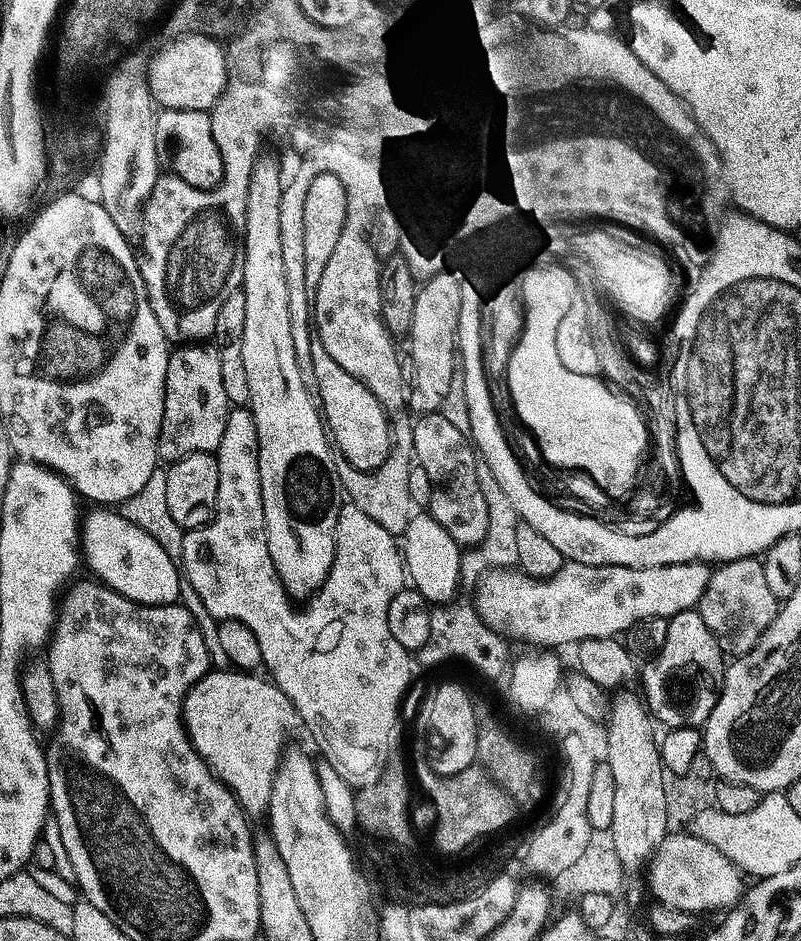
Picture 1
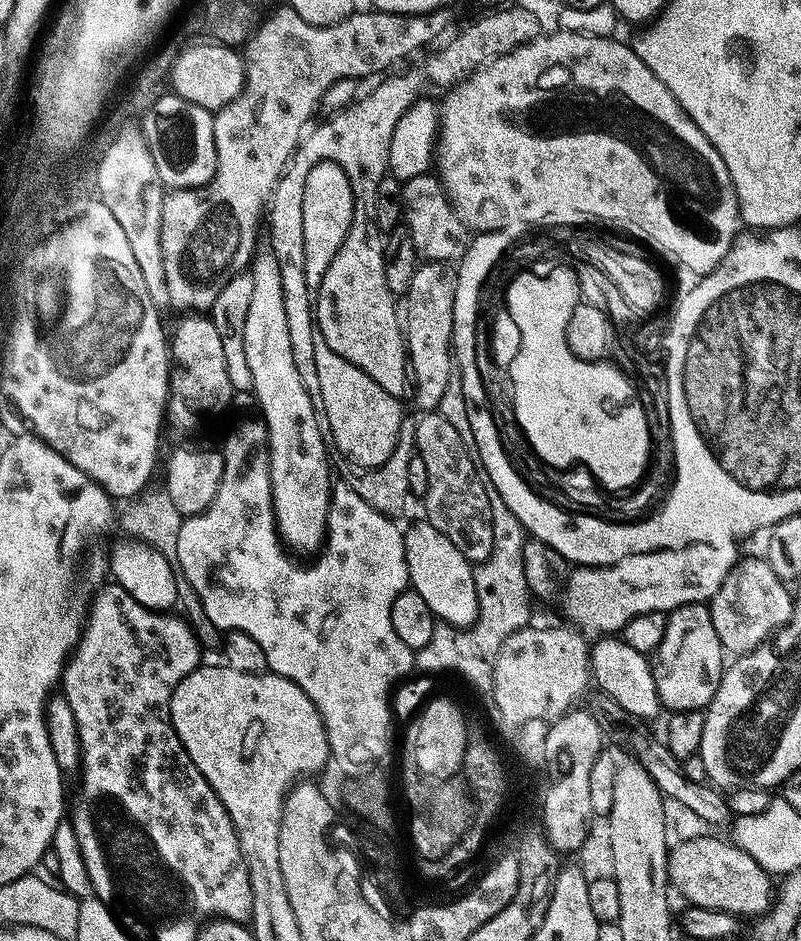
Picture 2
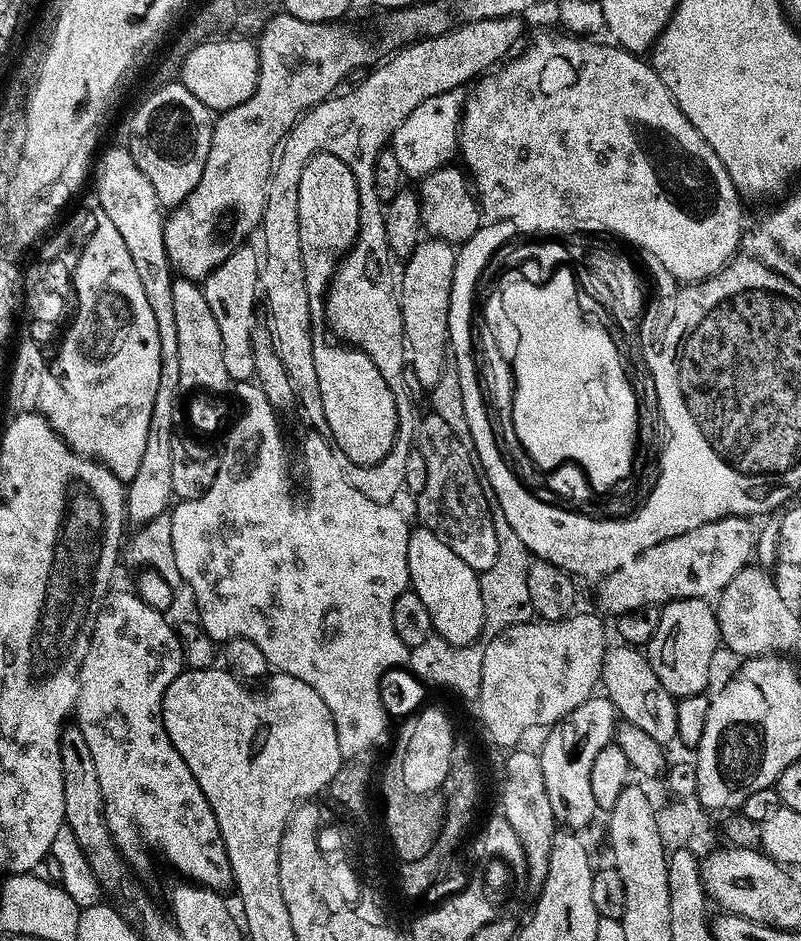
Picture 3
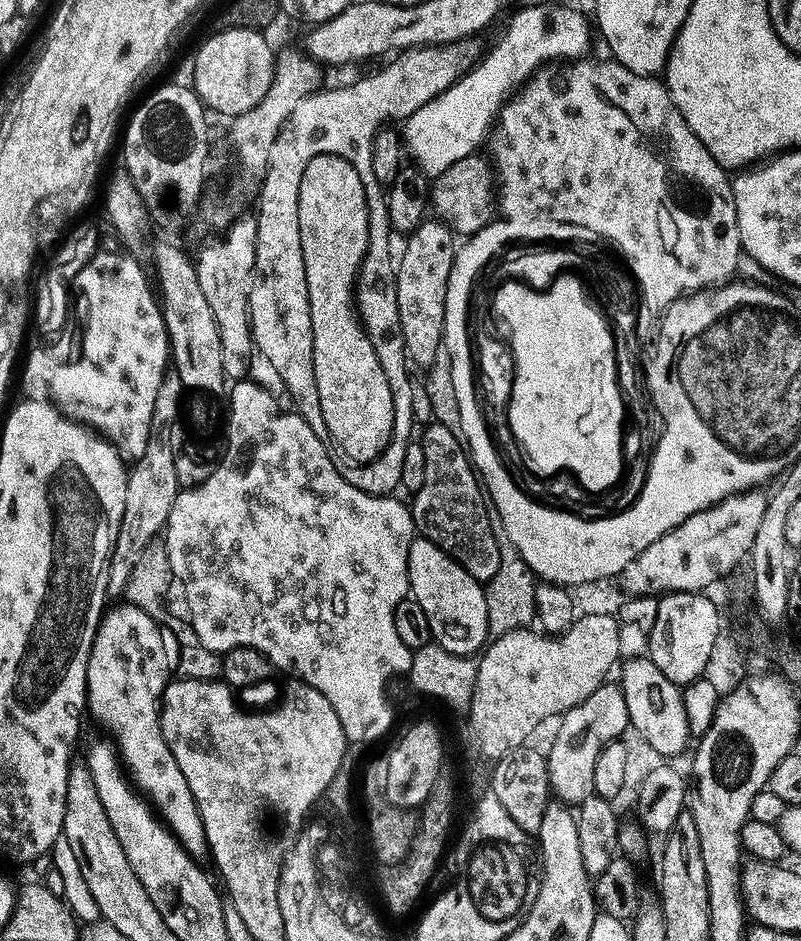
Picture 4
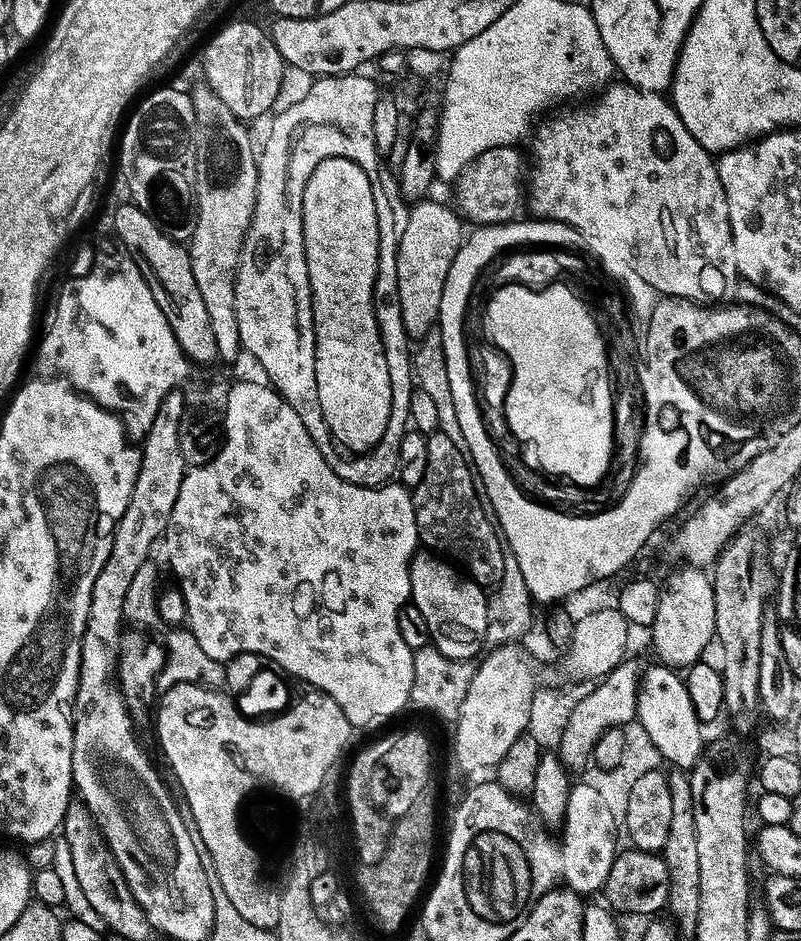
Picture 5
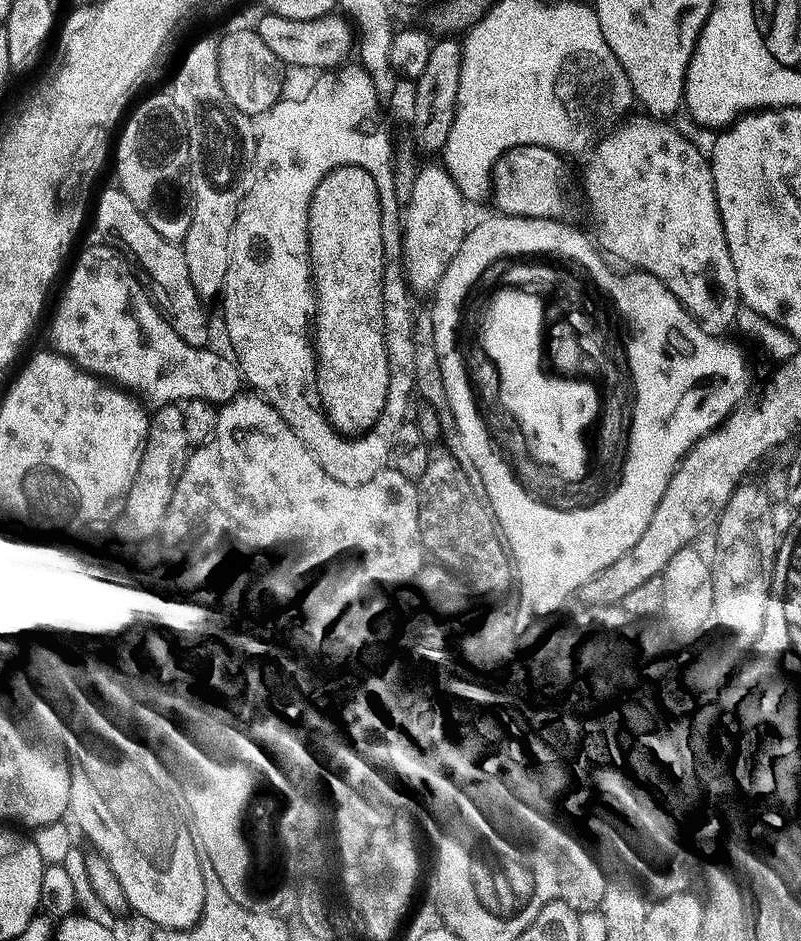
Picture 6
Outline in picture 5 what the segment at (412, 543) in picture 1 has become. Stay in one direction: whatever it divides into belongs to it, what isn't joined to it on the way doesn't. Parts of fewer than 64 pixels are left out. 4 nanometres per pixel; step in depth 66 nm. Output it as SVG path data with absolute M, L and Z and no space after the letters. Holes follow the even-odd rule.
M427 550L417 551L412 558L410 586L411 603L426 618L431 643L437 650L448 659L475 661L475 656L488 644L489 593L473 580L469 580L459 567Z

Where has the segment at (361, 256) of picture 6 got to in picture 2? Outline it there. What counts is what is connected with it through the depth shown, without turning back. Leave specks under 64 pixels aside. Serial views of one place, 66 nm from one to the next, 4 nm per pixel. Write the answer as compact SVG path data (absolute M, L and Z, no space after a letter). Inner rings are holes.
M337 164L314 166L314 170L310 170L310 178L306 178L306 194L302 198L304 277L309 293L319 293L326 270L330 270L330 262L338 258L338 250L342 250L346 234L350 234L355 213L356 199L346 170ZM313 335L312 341L315 369L318 370L320 383L318 392L319 395L324 395L322 416L335 451L337 448L350 463L357 464L357 469L371 470L382 467L386 462L390 462L400 441L406 419L404 408L399 404L401 401L382 390L374 378L333 352L326 344L325 335Z

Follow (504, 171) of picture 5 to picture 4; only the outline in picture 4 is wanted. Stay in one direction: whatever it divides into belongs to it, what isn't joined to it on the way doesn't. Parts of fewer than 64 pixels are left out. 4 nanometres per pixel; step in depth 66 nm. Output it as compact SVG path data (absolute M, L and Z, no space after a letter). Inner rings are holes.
M477 154L458 162L458 166L450 166L446 174L435 177L431 207L457 237L471 238L489 227L493 223L492 215L495 217L498 212L498 181L491 159Z

